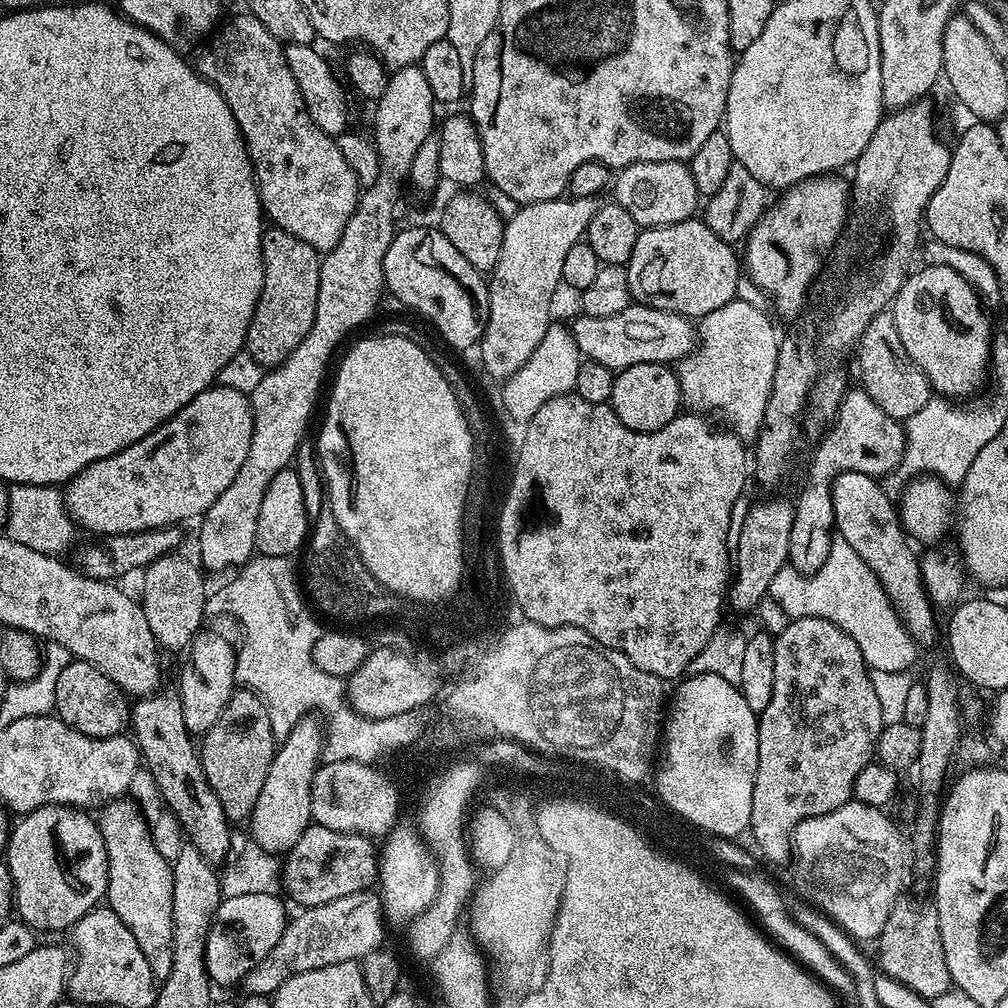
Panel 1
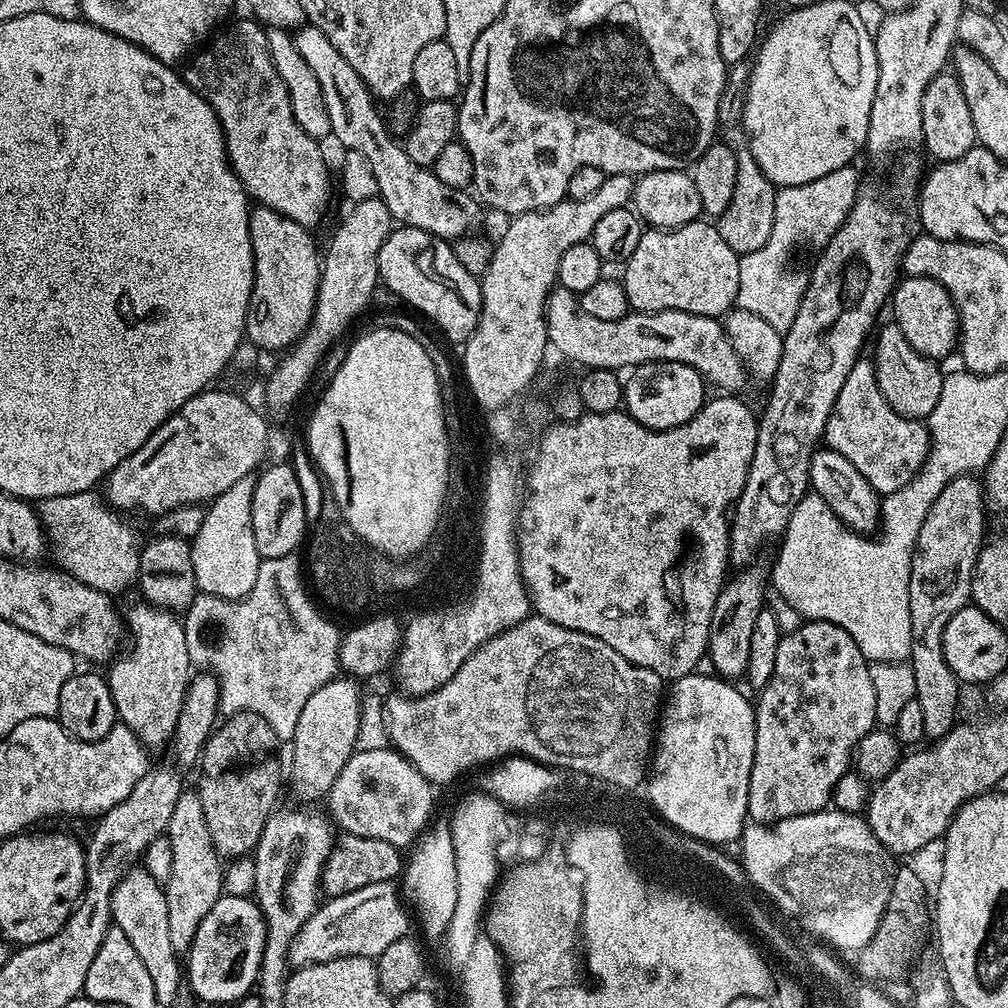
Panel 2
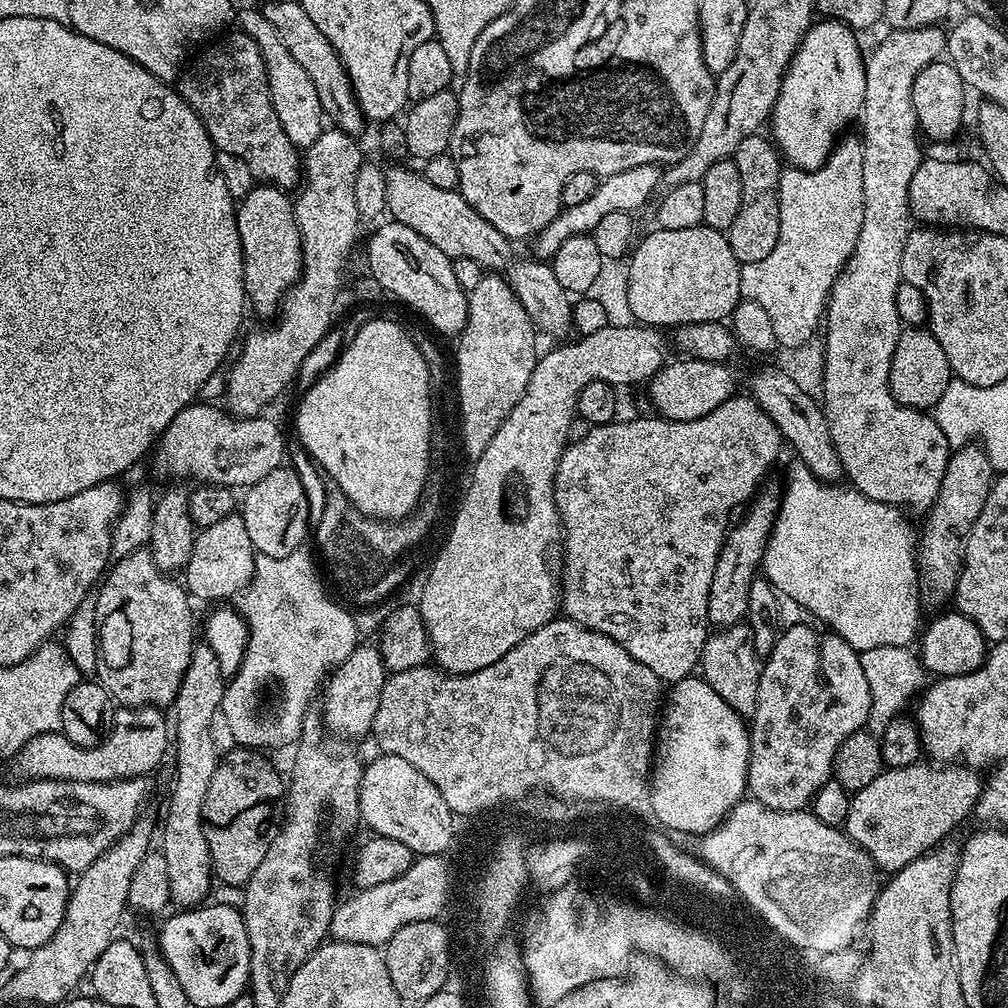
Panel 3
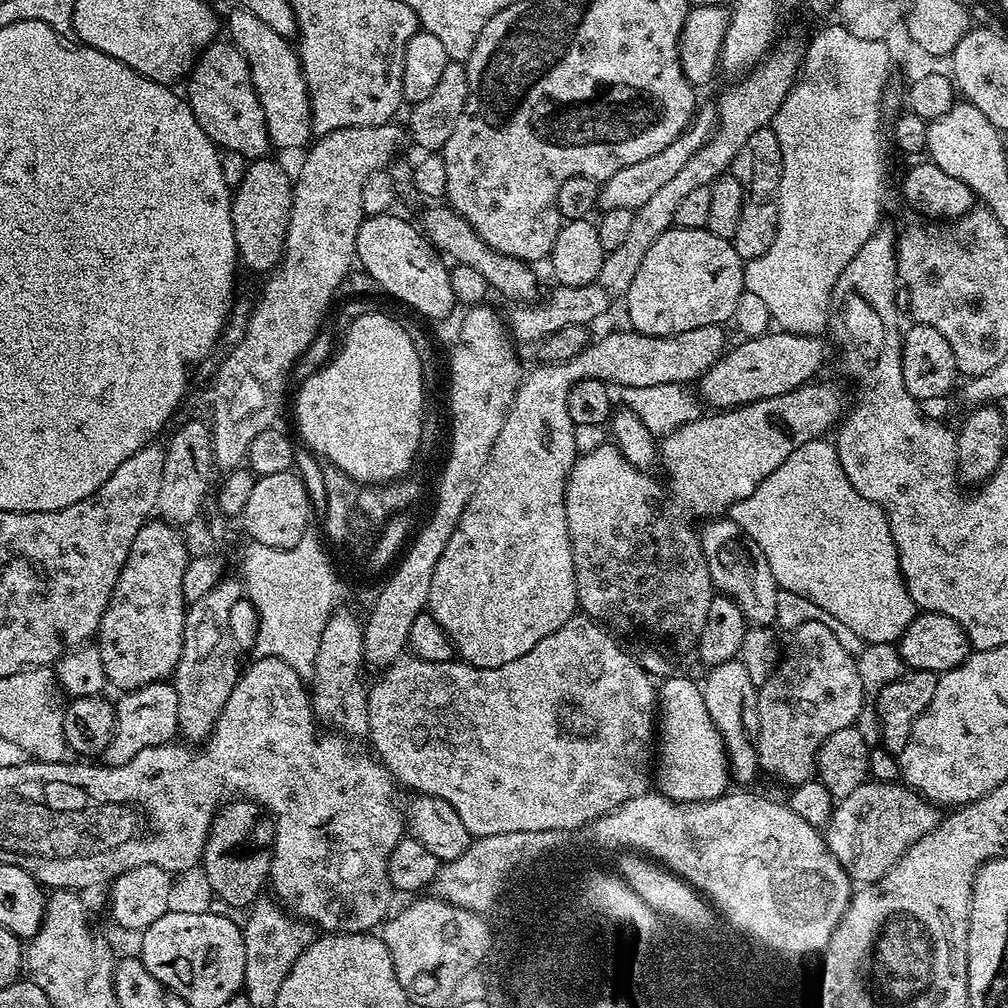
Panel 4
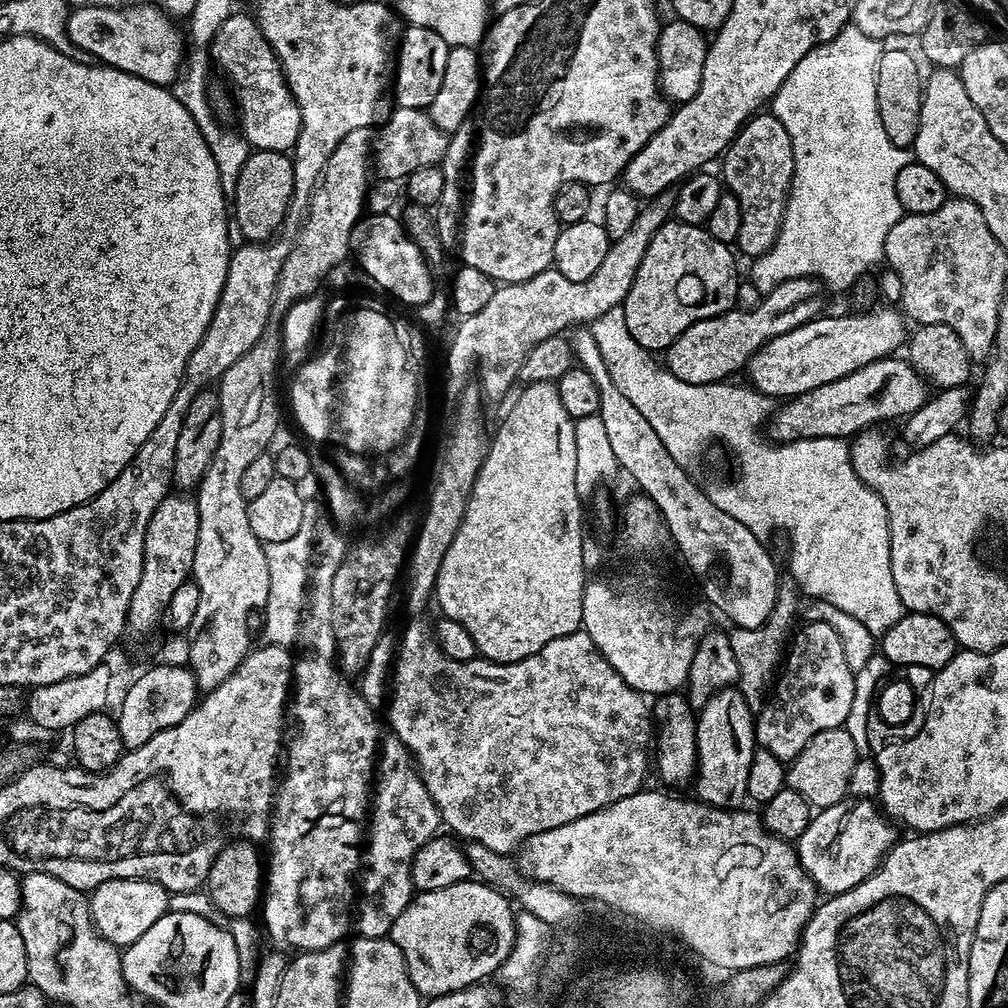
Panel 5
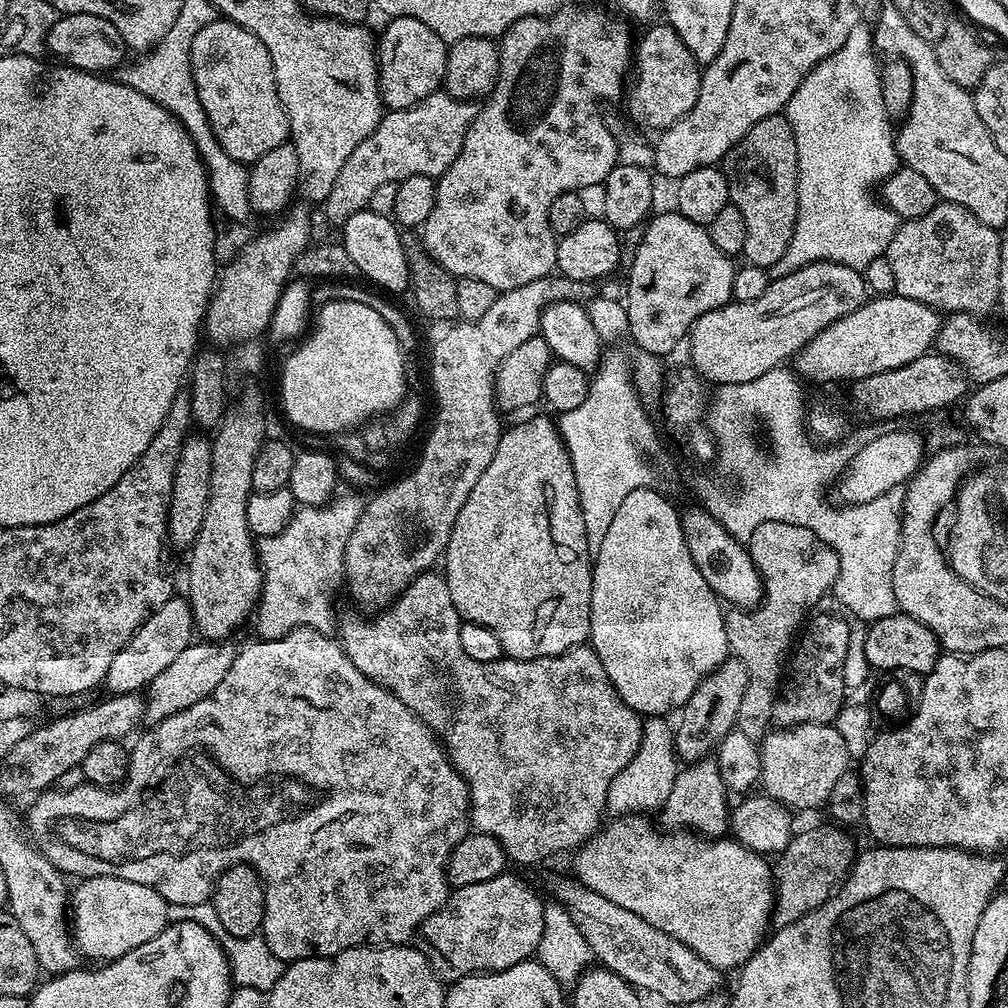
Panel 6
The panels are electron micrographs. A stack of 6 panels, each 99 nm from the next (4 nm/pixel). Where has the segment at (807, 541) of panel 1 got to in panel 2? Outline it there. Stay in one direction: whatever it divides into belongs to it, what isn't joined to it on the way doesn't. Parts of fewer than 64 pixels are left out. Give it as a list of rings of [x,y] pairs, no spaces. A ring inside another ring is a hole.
[[[861,358],[856,361],[850,374],[846,374],[846,382],[842,382],[842,390],[838,390],[838,398],[834,402],[834,410],[824,427],[823,443],[832,451],[842,454],[842,458],[856,461],[858,470],[873,486],[884,484],[885,493],[902,490],[920,472],[920,467],[928,457],[928,426],[927,423],[899,416],[882,398],[882,390],[878,390],[876,366],[871,359]]]

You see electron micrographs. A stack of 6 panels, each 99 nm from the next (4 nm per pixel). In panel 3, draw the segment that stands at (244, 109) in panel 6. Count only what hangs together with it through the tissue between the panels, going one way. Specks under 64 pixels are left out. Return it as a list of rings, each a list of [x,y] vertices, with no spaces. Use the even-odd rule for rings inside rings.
[[[259,7],[244,8],[241,12],[239,9],[238,28],[250,38],[254,38],[254,42],[258,42],[258,50],[266,66],[270,102],[274,106],[274,114],[278,114],[278,122],[282,122],[286,138],[290,138],[290,142],[298,150],[307,150],[314,146],[314,142],[318,142],[318,138],[326,130],[326,117],[322,110],[322,102],[318,102],[318,90],[314,82],[310,82],[310,74],[306,74],[306,70],[302,70],[298,62],[294,62],[294,54],[286,50],[282,38],[278,38],[274,26],[270,26]]]

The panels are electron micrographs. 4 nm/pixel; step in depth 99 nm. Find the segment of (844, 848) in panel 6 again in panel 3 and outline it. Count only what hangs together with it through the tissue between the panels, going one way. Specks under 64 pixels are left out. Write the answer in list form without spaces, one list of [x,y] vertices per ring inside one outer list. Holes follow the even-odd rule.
[[[921,762],[902,766],[901,768],[885,768],[870,782],[870,786],[862,786],[862,790],[851,793],[850,810],[843,822],[843,831],[847,832],[856,845],[870,854],[881,873],[891,874],[902,870],[910,862],[914,862],[925,852],[933,851],[967,816],[976,811],[976,803],[984,793],[985,781],[980,780],[981,773],[959,762]]]

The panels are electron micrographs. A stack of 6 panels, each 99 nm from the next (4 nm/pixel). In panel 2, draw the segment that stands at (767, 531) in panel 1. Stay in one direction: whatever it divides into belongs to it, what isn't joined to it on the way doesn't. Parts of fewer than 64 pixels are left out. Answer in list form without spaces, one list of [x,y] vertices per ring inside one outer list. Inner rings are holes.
[[[753,562],[747,568],[741,568],[725,583],[718,594],[718,602],[714,602],[714,614],[710,618],[710,634],[706,656],[713,662],[715,675],[729,681],[735,676],[743,677],[750,662],[750,637],[754,634],[754,622],[758,622],[758,614],[765,608],[764,595],[770,587],[770,568],[767,563]]]

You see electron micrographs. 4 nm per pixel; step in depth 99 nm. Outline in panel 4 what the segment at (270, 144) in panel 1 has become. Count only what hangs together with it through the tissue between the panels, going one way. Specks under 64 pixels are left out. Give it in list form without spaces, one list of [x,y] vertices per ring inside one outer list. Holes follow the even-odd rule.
[[[213,42],[196,57],[186,77],[186,99],[198,126],[225,153],[237,152],[251,162],[269,155],[270,141],[262,106],[252,86],[250,66],[244,55],[231,42]]]

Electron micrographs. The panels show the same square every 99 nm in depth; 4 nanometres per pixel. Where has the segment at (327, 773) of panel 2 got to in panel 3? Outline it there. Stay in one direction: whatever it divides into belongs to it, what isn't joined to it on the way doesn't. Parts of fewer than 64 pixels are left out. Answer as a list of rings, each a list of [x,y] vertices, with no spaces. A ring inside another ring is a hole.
[[[364,642],[357,643],[350,658],[346,658],[346,662],[339,664],[327,677],[326,687],[322,692],[322,723],[337,741],[352,742],[348,740],[360,740],[364,735],[367,737],[371,733],[385,679],[386,669],[379,647],[375,643]]]

